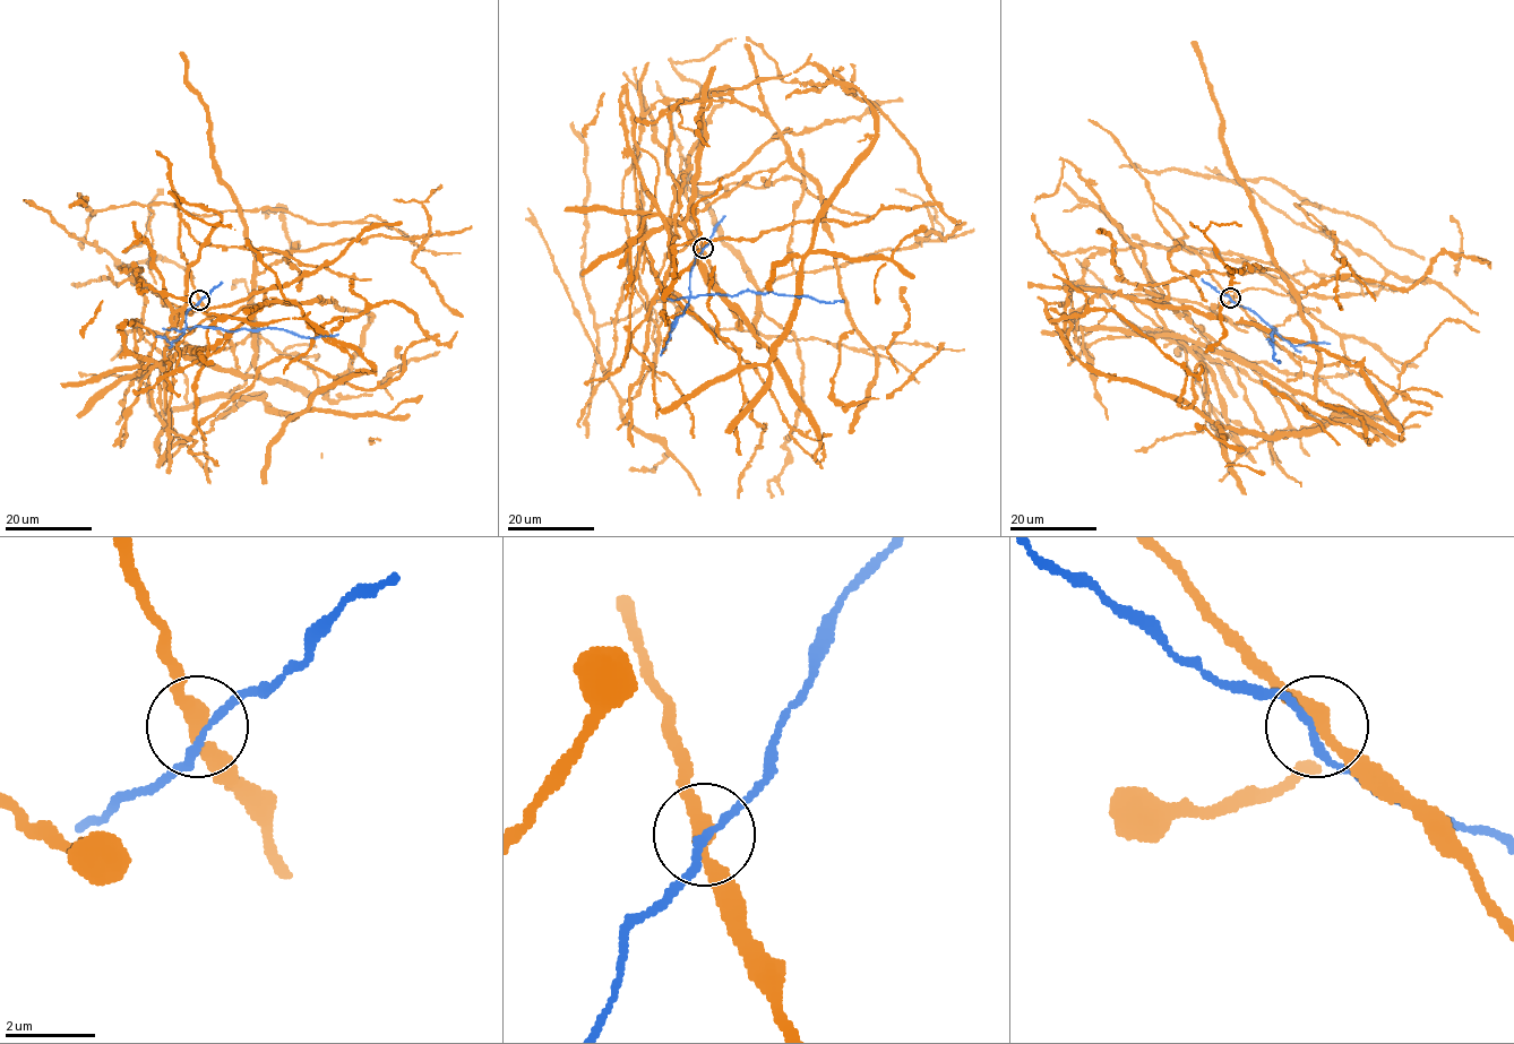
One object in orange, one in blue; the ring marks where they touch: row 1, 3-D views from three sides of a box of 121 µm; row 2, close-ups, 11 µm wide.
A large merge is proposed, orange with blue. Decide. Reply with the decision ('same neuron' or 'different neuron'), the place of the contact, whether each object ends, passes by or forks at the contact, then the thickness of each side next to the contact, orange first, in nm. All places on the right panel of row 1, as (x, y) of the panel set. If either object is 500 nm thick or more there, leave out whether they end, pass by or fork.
different neuron; at (1230, 298); orange passes by; blue passes by; 320 nm thick on the orange side, 160 nm on the other

